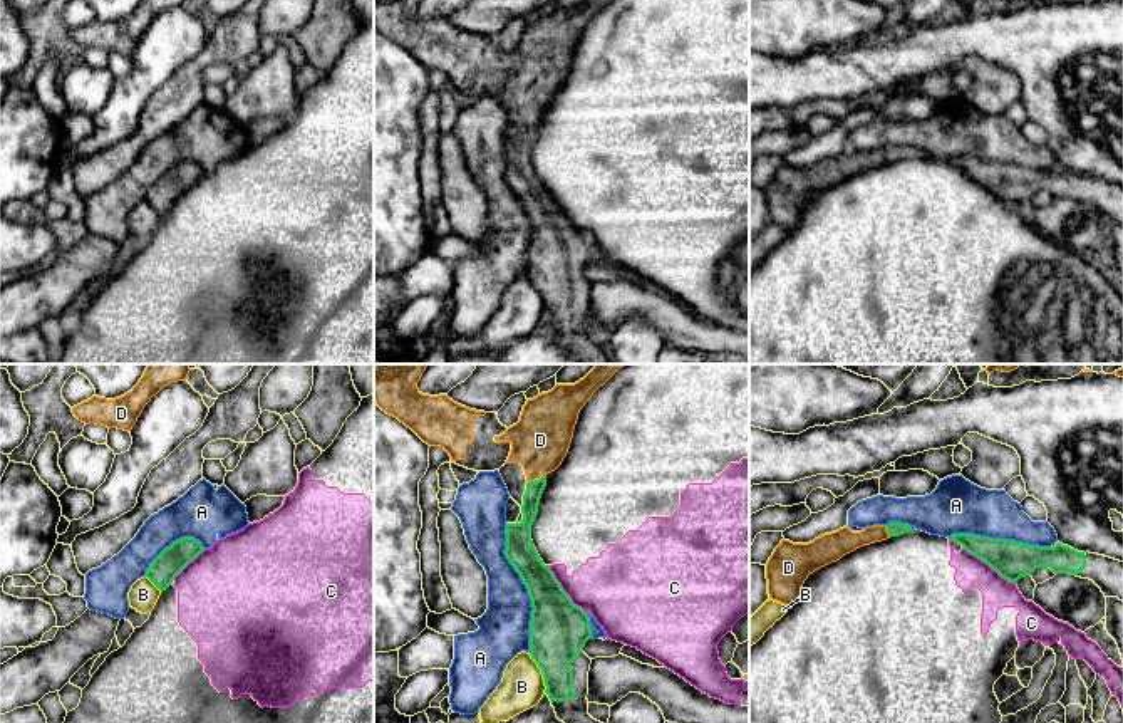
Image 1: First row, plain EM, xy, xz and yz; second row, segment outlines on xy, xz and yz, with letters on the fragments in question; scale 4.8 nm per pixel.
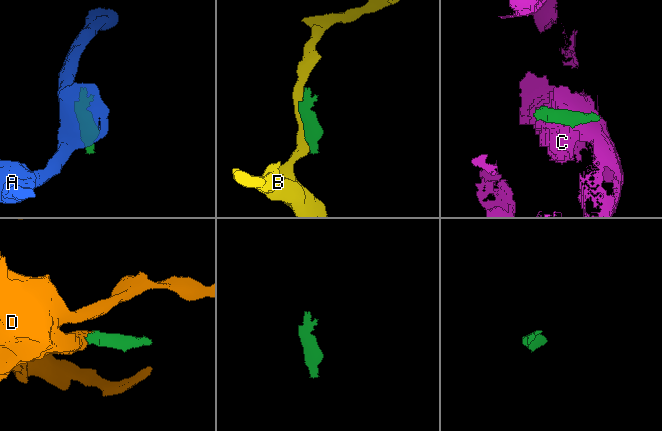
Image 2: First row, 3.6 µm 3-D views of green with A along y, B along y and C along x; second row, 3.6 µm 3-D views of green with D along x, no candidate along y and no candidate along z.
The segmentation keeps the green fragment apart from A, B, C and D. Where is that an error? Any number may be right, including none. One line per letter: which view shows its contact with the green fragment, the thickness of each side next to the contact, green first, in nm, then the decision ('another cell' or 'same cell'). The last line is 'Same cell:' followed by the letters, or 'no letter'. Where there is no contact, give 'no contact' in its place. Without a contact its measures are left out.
A: meets green in xz; 280 nm thick on the green side, 240 nm on the other; another cell
B: meets green in xz; 280 nm thick on the green side, 220 nm on the other; another cell
C: meets green in yz; 180 nm thick on the green side, 150 nm on the other; another cell
D: meets green in yz; 70 nm thick on the green side, 130 nm on the other; same cell
Same cell: D

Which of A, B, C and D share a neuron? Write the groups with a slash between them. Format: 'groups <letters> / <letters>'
groups A / B / C / D

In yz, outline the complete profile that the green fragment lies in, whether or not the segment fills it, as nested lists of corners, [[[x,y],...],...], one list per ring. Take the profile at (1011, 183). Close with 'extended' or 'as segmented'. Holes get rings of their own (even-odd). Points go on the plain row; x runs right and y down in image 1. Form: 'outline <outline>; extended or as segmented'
outline [[[952,158],[947,163],[986,186],[1009,206],[1017,206],[1039,191],[1049,191],[1054,198],[1089,203],[1101,213],[1105,221],[1118,221],[1123,225],[1123,186],[1120,185],[1078,176],[1059,166],[1051,171],[1039,171],[974,158]]]; extended

